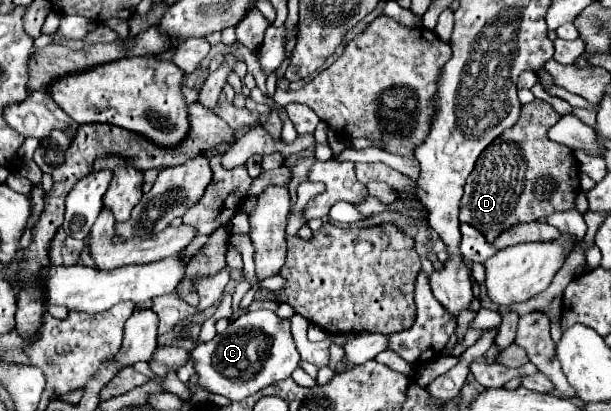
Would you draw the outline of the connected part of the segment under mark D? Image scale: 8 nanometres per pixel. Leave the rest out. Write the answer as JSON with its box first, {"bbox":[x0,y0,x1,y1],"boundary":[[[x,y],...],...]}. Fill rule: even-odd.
{"bbox":[459,99,581,243],"boundary":[[[535,99],[523,105],[519,123],[499,135],[499,139],[479,155],[475,169],[467,177],[459,209],[461,223],[469,223],[493,243],[495,237],[517,223],[539,221],[555,211],[573,209],[575,195],[581,191],[579,175],[573,175],[577,173],[577,161],[569,147],[553,143],[547,137],[547,131],[559,117],[547,101]]]}

